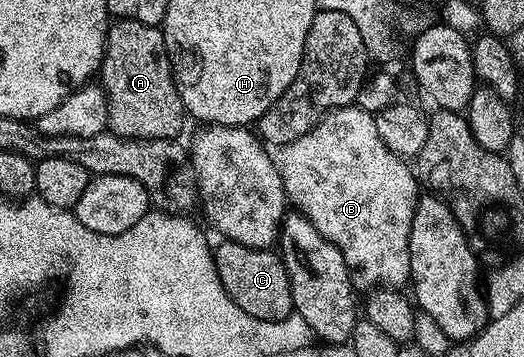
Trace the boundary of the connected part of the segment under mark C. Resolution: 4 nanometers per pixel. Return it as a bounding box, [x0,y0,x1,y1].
[214,240,293,320]

